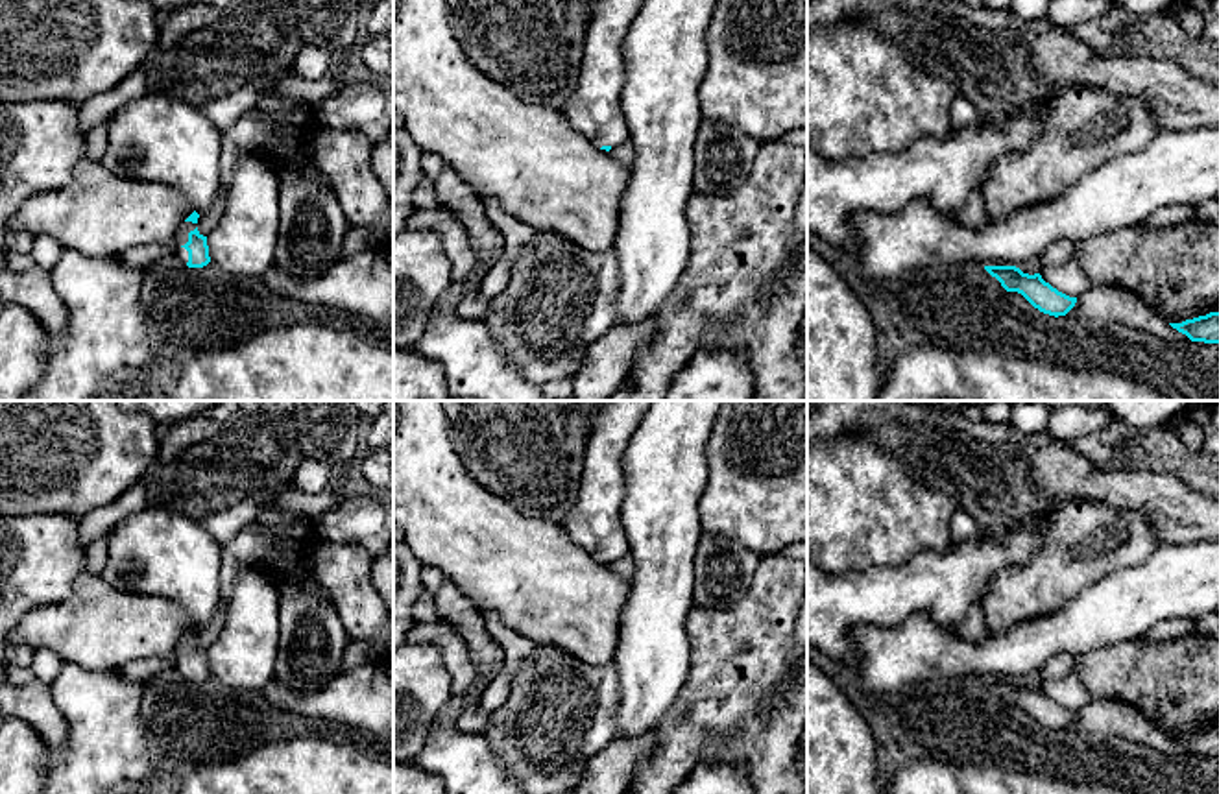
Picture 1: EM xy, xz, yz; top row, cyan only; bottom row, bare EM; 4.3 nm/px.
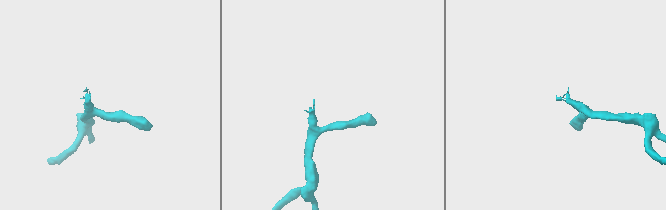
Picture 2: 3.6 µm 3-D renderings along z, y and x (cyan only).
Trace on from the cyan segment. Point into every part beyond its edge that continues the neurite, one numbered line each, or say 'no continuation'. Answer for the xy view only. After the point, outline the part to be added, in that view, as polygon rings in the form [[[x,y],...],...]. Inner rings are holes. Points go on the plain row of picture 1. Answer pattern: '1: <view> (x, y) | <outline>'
1: xy (181, 650) | [[[183,635],[175,646],[177,656],[177,670],[187,678],[188,676],[188,665],[183,661],[188,656],[188,646],[196,643],[196,637]]]

